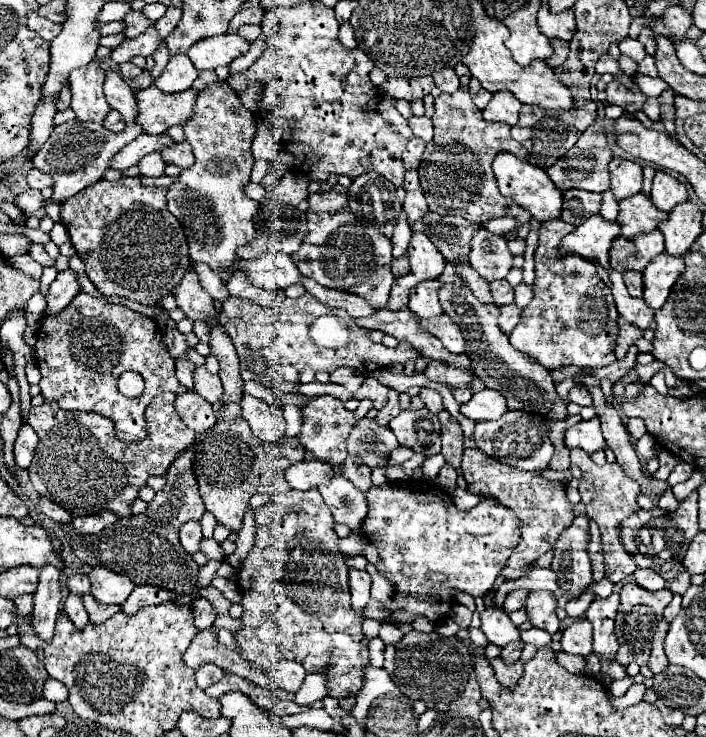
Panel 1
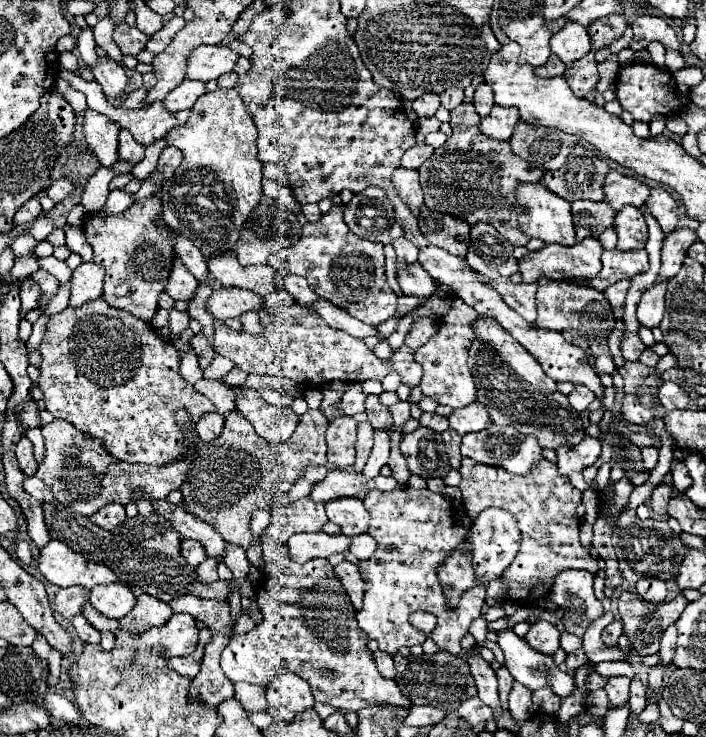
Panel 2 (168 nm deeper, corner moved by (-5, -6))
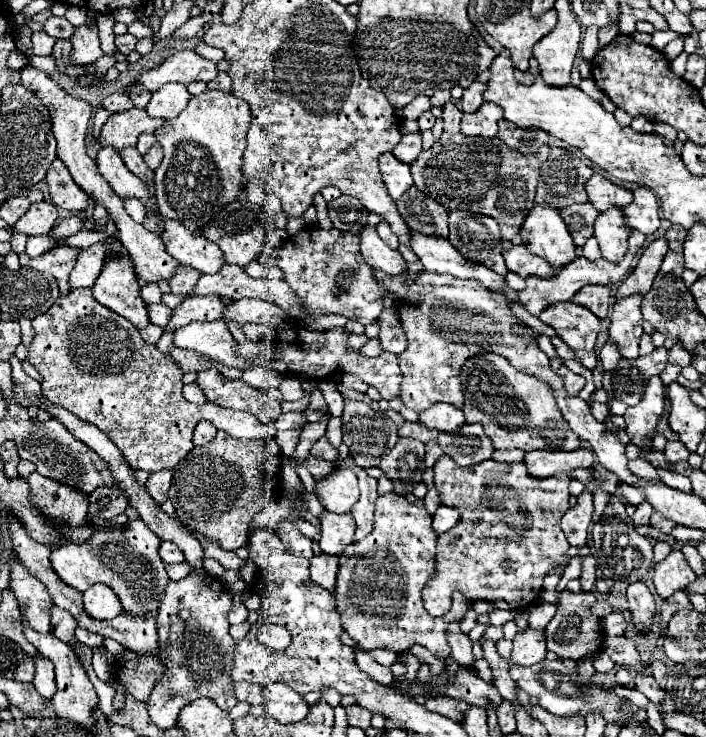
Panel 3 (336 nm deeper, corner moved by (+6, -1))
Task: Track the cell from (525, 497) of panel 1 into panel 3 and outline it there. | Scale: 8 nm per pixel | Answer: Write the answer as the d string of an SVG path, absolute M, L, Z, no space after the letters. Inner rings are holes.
M442 456L434 464L434 482L440 492L442 504L460 510L460 522L448 532L438 536L436 546L436 572L422 590L426 612L442 616L450 610L452 592L460 590L470 602L474 600L506 600L512 608L526 608L536 602L542 592L542 582L550 570L562 568L568 560L568 540L560 528L560 518L570 508L568 480L564 474L534 478L524 462L506 464L496 460L484 460L476 466L462 468L452 458Z

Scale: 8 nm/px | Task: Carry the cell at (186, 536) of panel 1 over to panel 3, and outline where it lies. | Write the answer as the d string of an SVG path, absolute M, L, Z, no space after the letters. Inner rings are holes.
M162 542L160 544L160 558L166 562L166 564L178 564L178 562L184 562L184 554L180 552L180 548L172 542Z

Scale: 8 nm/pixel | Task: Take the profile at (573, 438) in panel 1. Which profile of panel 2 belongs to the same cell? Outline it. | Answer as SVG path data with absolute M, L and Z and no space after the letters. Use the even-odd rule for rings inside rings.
M585 437L577 447L559 447L555 453L559 475L569 475L573 471L583 471L597 461L601 453L601 441Z

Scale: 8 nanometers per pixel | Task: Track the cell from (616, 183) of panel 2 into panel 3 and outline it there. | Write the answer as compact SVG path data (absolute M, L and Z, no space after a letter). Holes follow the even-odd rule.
M594 172L592 178L586 182L586 194L588 194L590 204L598 212L608 210L610 206L624 208L632 202L632 192L630 190L626 190L622 186L616 186L614 182L610 182L608 178L604 178L598 172Z

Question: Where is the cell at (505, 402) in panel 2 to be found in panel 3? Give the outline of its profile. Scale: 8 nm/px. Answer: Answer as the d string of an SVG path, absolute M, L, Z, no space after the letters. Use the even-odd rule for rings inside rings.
M484 352L468 358L460 370L460 382L462 382L462 392L464 392L464 414L466 422L478 422L484 426L486 434L494 440L494 444L502 450L512 450L512 448L522 448L522 450L576 450L580 446L580 438L568 430L568 422L564 422L564 416L558 410L554 390L546 384L540 382L536 376L526 374L516 370L504 356L494 354L494 352Z

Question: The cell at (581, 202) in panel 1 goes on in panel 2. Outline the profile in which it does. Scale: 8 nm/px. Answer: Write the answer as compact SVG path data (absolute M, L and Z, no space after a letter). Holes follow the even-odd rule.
M573 201L573 225L577 231L577 241L587 237L599 237L607 227L613 225L615 211L605 201Z

